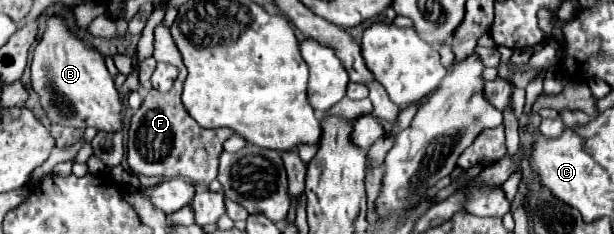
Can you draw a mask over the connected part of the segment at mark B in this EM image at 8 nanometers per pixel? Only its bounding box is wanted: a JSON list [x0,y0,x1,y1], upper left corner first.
[32,18,122,132]

